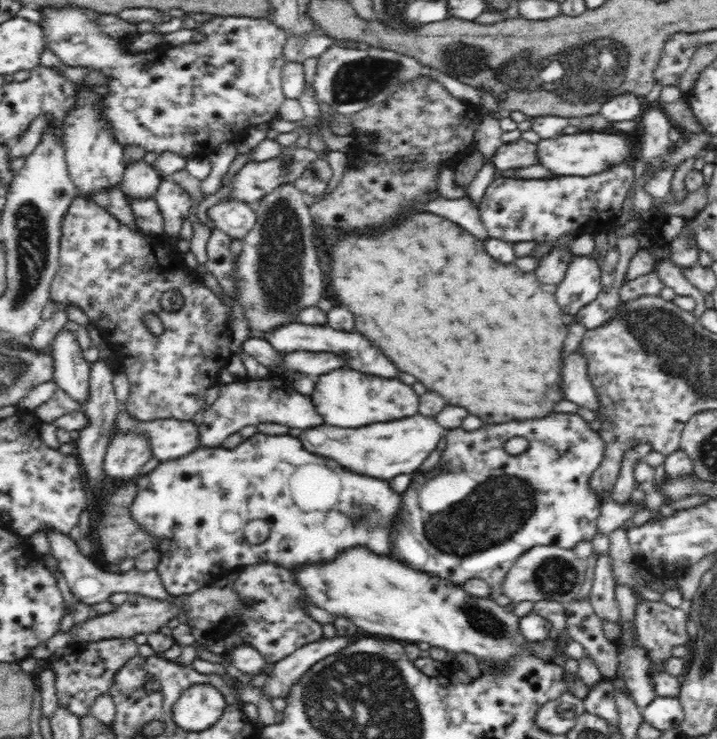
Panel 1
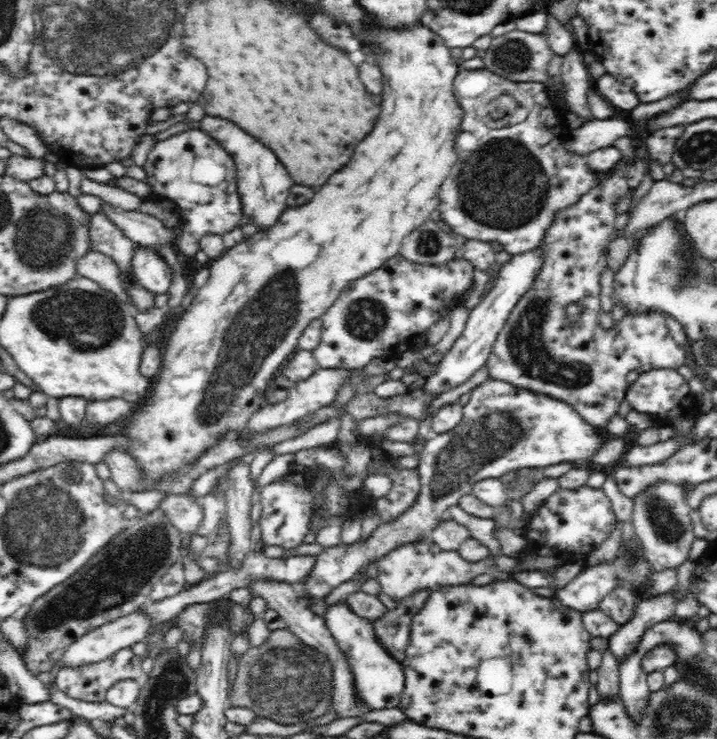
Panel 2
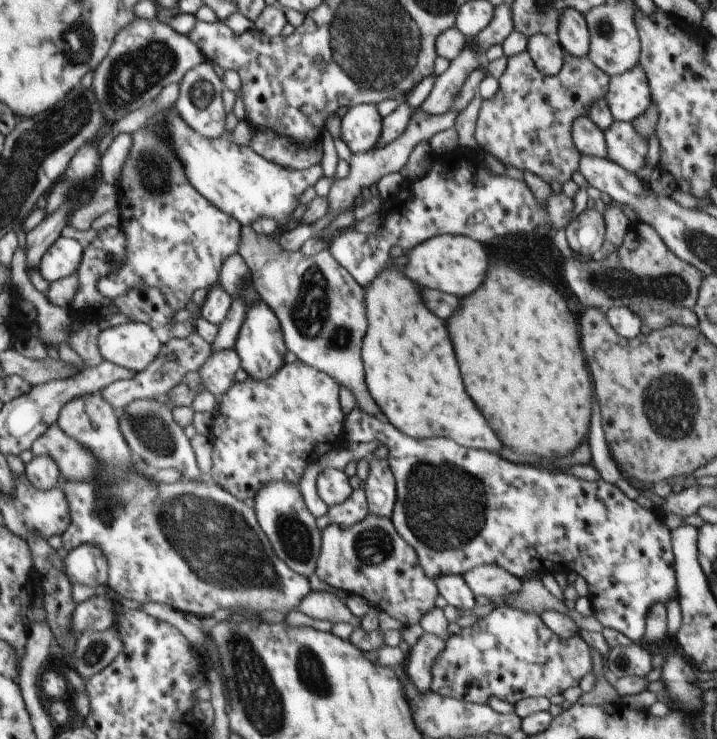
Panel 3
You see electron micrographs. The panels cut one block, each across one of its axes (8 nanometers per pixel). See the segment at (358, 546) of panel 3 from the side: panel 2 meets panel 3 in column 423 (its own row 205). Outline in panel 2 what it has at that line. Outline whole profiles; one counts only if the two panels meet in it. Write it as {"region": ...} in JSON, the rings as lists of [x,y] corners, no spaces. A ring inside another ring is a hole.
{"region":[[[610,169],[594,173],[599,176],[599,181],[575,203],[555,212],[554,220],[538,246],[543,256],[542,266],[529,289],[517,300],[507,316],[485,366],[490,378],[544,394],[572,406],[588,425],[599,432],[606,428],[625,400],[626,377],[630,371],[642,374],[658,368],[677,370],[686,363],[686,359],[684,349],[670,335],[662,313],[626,313],[610,329],[599,325],[600,274],[607,265],[605,248],[610,242],[610,234],[617,230],[614,227],[618,216],[616,204],[628,194],[630,188],[626,180],[627,171]],[[570,304],[580,308],[579,318],[573,323],[568,321],[566,315],[566,307]]]}

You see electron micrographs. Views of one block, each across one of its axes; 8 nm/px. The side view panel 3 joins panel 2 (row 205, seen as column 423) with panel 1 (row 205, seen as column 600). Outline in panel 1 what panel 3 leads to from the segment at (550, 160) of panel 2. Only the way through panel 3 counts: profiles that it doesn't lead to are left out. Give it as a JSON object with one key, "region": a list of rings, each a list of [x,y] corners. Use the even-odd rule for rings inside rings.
{"region":[[[631,164],[615,165],[605,172],[592,176],[554,176],[547,179],[495,178],[485,190],[479,204],[480,219],[489,238],[506,242],[537,242],[552,244],[551,250],[542,258],[534,271],[542,286],[555,290],[564,280],[572,253],[568,242],[582,234],[608,232],[624,206],[626,194],[634,182]]]}

